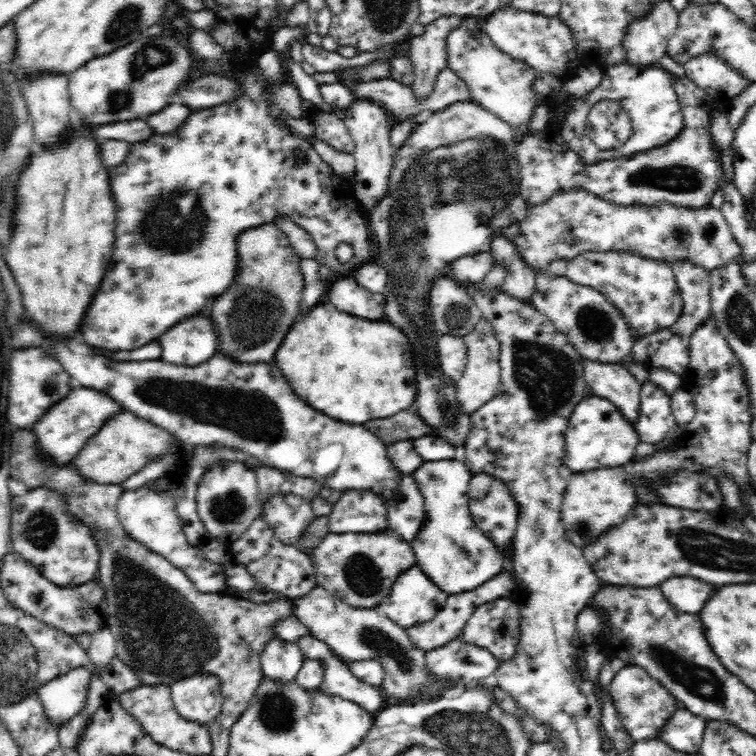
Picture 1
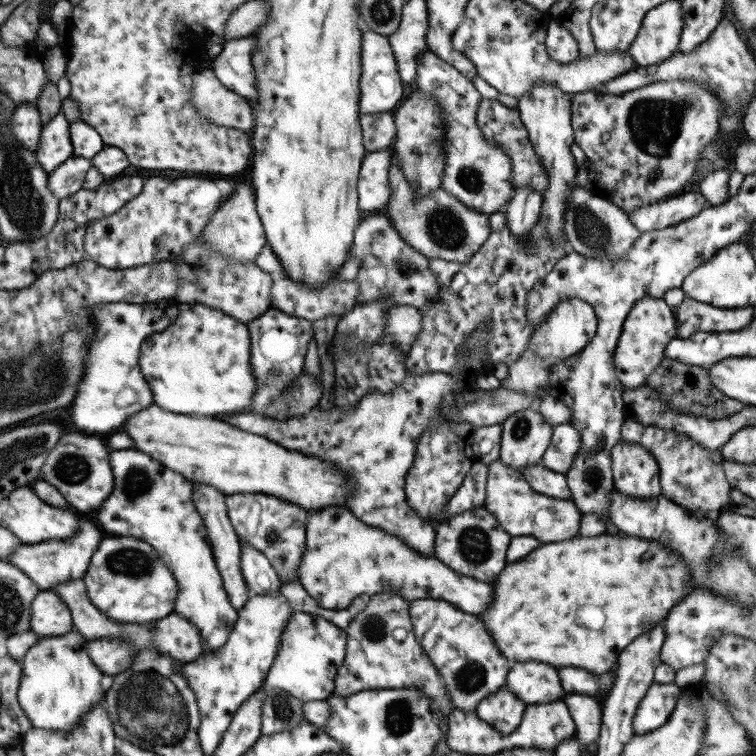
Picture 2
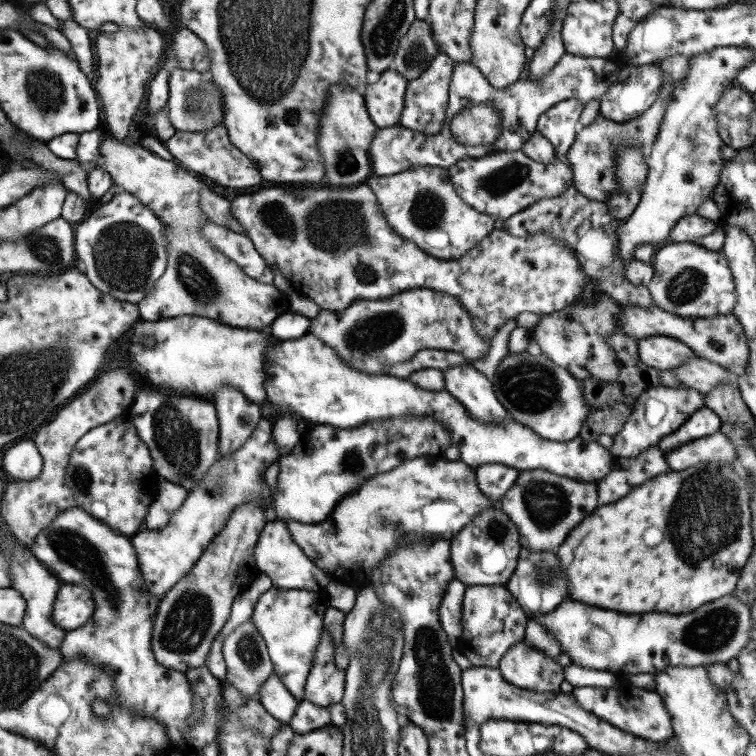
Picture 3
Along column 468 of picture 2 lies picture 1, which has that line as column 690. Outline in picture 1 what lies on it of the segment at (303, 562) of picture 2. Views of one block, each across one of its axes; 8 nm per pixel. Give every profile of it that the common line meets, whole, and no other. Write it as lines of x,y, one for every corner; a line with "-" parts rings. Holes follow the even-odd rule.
691,576
672,577
658,587
676,611
688,614
698,613
714,590
710,584

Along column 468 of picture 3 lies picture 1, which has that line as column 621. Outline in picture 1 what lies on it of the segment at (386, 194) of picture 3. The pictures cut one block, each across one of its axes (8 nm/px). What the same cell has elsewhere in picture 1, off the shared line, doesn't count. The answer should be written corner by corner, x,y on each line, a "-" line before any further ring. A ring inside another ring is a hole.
572,189
565,193
551,196
545,203
527,207
527,217
522,224
512,224
506,228
506,235
516,244
526,265
535,272
547,268
552,260
564,258
568,261
587,251
628,251
652,260
670,262
675,259
692,261
712,272
726,264
744,262
744,249
729,231
724,215
719,208
706,206
702,208
680,208
668,203
657,207
640,207
640,205
622,206
610,203
600,197

